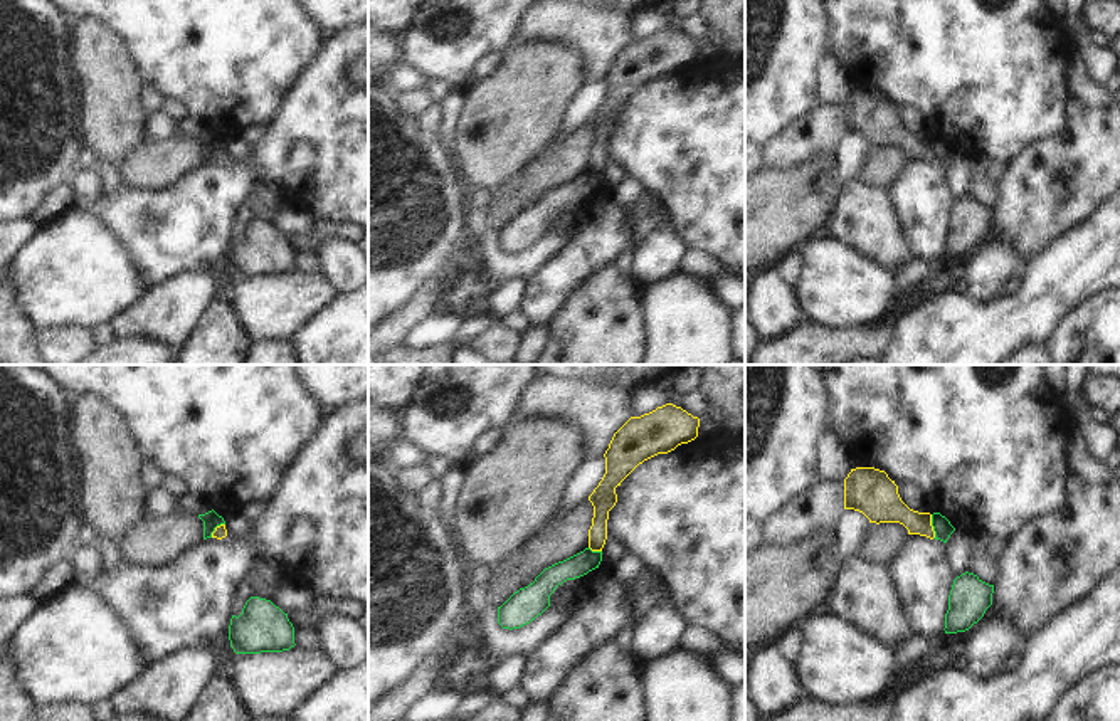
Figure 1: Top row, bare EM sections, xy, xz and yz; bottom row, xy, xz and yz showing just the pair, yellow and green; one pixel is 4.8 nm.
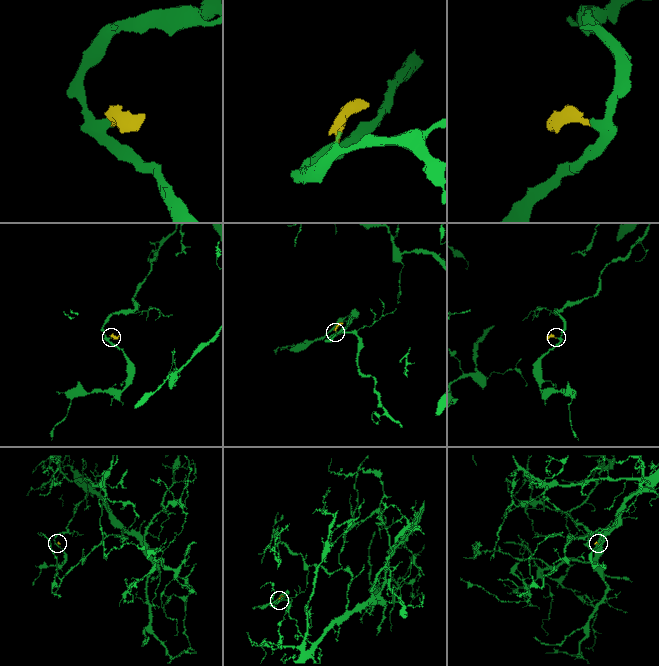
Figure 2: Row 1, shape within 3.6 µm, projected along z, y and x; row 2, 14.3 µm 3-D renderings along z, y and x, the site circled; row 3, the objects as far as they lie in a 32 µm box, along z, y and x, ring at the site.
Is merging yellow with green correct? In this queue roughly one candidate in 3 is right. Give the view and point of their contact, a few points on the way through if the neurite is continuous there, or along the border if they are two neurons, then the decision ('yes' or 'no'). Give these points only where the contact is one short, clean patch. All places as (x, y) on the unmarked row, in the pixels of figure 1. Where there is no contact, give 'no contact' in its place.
contact yz (932, 150); border yz (930, 138), (935, 160); no

